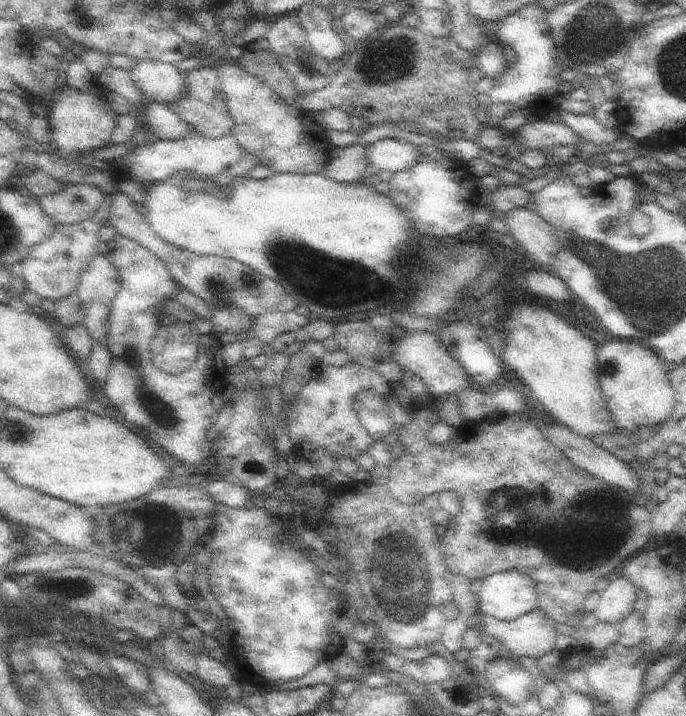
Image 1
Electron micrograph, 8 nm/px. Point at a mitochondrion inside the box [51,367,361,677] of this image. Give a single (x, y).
(149, 530)

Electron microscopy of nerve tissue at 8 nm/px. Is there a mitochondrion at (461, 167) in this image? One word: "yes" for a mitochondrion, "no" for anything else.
no

